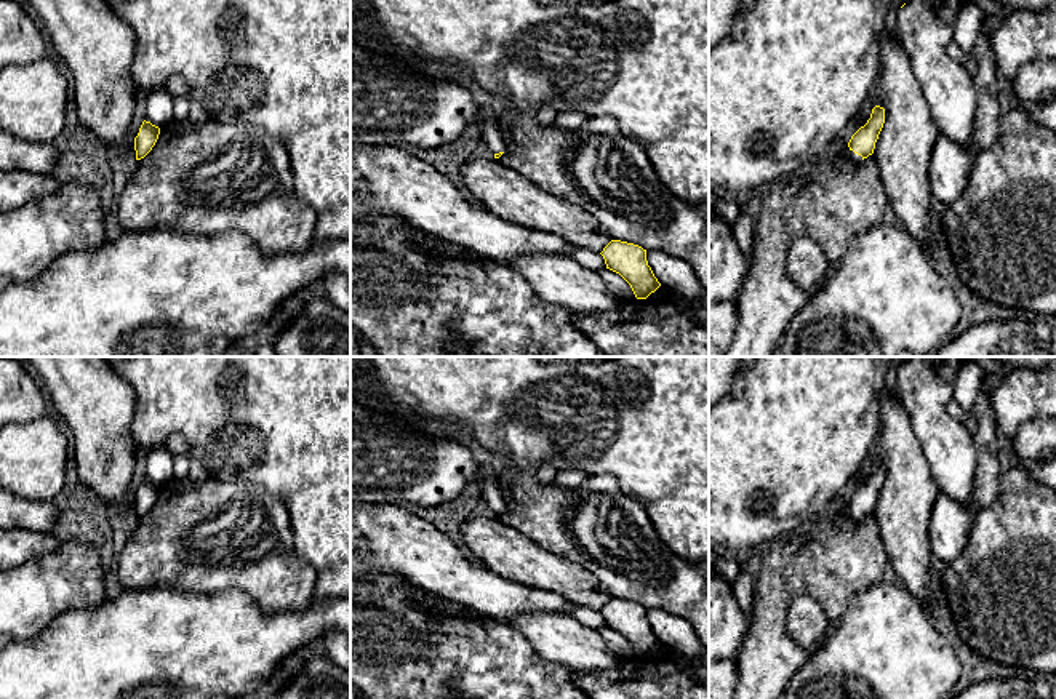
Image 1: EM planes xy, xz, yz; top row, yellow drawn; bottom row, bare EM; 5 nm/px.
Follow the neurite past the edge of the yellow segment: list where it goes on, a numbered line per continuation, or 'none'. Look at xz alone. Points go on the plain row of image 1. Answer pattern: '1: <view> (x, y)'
1: xz (392, 461)

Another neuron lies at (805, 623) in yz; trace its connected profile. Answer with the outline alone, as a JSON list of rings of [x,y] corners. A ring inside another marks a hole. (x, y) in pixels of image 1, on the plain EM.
[[[797,595],[790,600],[786,632],[802,648],[811,648],[819,643],[827,627],[827,617],[821,603],[810,595]]]

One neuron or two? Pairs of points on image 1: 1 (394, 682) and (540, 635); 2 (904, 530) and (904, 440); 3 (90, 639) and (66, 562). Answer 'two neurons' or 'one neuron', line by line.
1: two neurons
2: one neuron
3: two neurons

